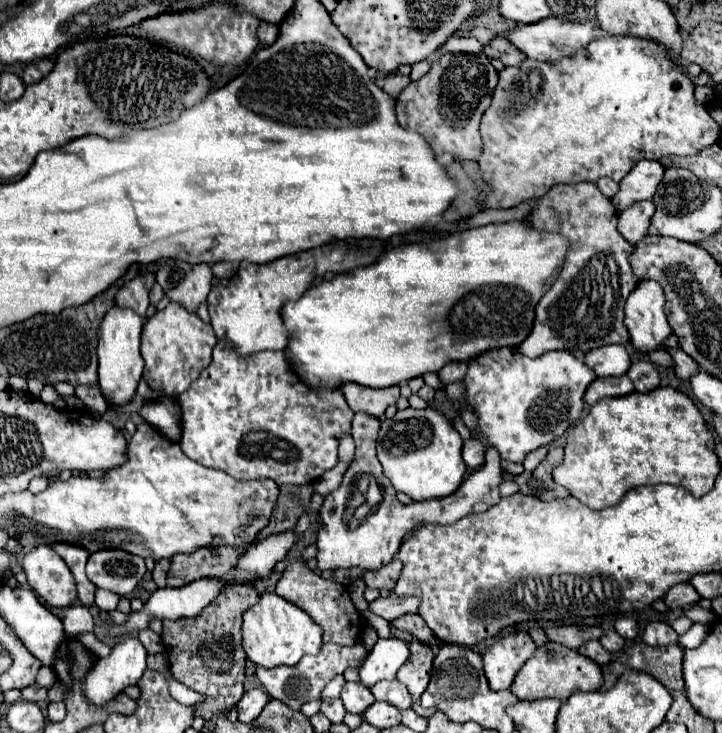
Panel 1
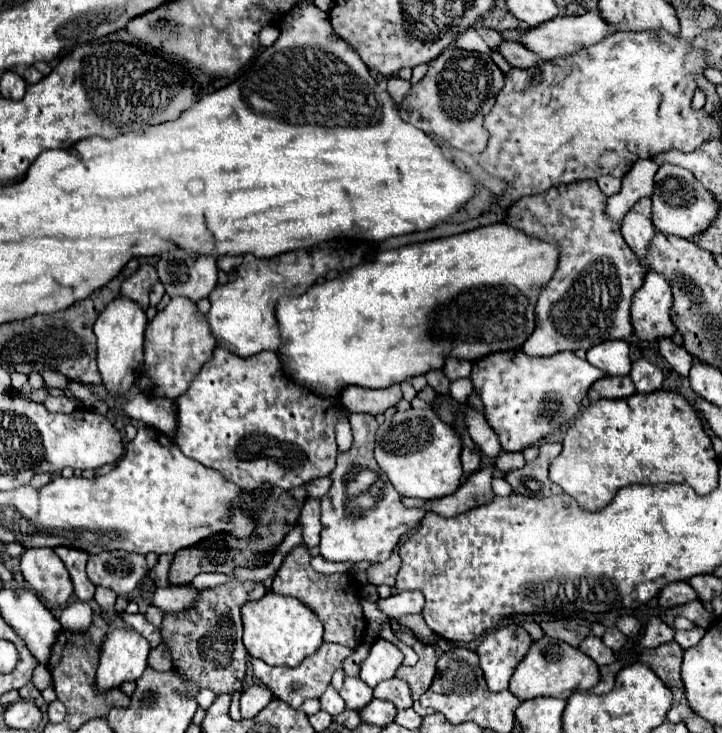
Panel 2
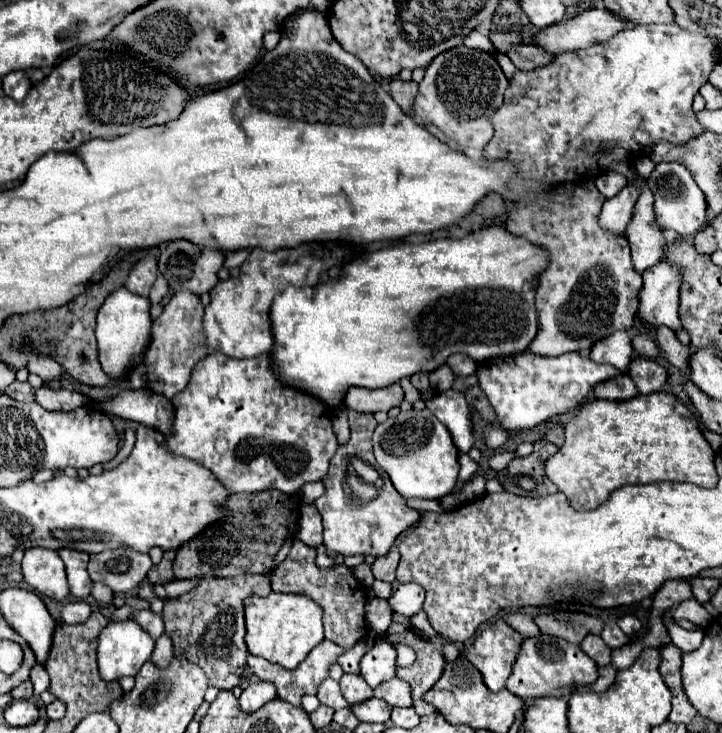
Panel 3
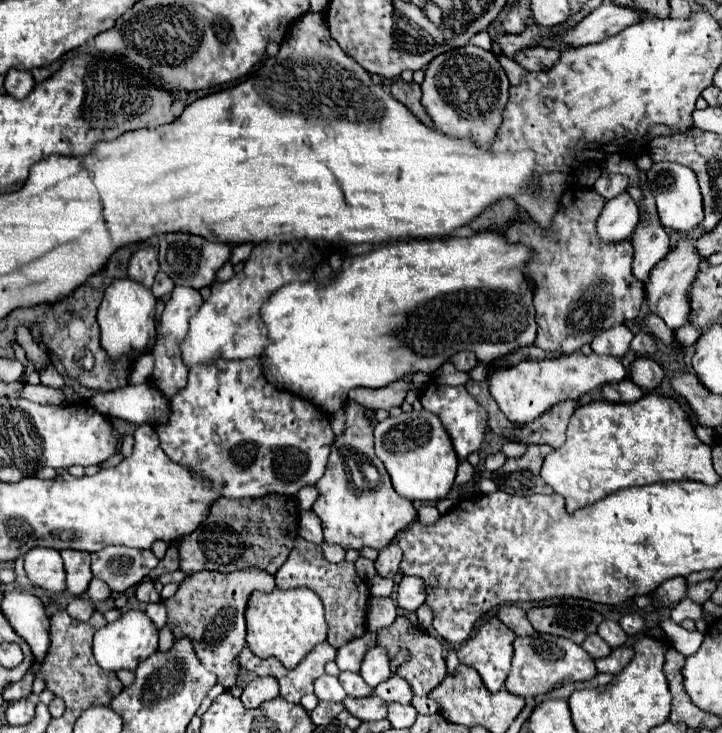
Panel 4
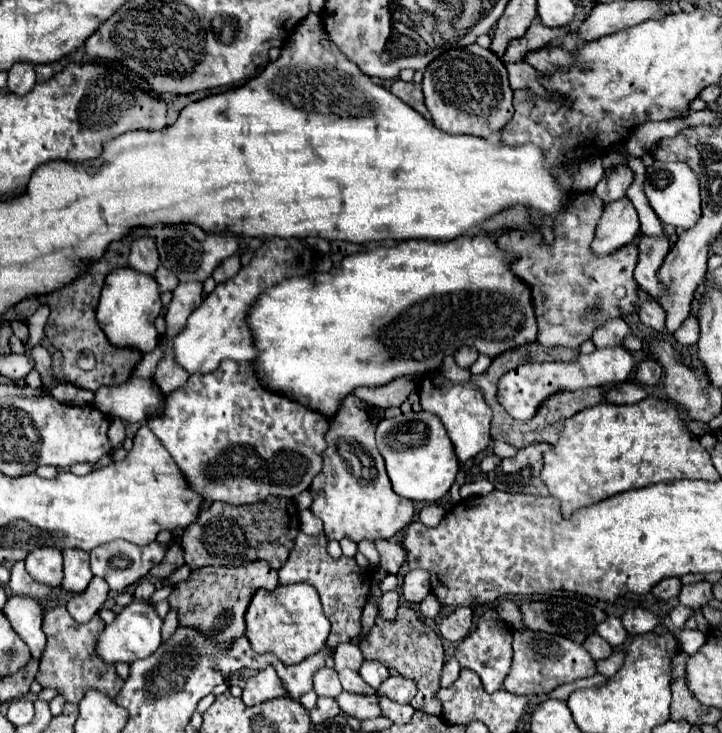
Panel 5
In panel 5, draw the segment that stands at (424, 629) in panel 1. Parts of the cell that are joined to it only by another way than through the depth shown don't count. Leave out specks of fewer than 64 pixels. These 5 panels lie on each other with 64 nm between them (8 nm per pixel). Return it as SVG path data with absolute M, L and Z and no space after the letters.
M428 594L426 600L420 604L418 610L420 610L420 616L422 616L424 620L432 620L432 618L438 614L438 608L440 608L440 606L436 604L436 598Z

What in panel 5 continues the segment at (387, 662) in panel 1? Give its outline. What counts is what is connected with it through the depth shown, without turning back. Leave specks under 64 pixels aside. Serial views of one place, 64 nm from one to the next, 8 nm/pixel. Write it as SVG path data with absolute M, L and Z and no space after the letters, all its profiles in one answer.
M366 660L362 666L360 666L360 676L372 686L372 688L378 688L390 674L388 674L388 668L378 662L378 660Z

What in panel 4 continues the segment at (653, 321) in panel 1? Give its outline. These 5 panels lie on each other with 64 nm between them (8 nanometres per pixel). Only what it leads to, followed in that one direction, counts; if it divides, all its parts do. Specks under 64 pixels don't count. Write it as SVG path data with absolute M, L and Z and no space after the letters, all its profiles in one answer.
M684 238L676 246L676 250L672 250L664 260L660 260L660 264L656 264L652 268L652 272L648 274L648 282L644 286L648 308L650 308L650 312L656 312L666 322L666 326L672 330L676 330L688 322L688 312L690 312L688 288L690 288L692 280L696 278L698 264L700 264L700 254L696 252L696 240Z

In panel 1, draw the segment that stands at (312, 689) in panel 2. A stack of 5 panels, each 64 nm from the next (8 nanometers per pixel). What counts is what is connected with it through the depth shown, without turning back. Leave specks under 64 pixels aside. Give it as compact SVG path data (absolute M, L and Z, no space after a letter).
M324 644L320 654L316 656L304 656L296 666L278 666L278 668L258 668L256 676L264 684L264 690L270 694L270 698L284 702L292 710L300 710L306 702L306 690L308 700L320 698L324 686L338 674L342 674L346 668L360 668L366 660L368 650L362 644L354 646L338 646L338 644Z

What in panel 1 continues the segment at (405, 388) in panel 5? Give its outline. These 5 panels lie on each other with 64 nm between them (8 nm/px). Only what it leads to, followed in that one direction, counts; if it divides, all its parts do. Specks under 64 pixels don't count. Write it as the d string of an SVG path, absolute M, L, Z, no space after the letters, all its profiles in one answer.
M346 382L340 386L340 390L346 396L348 406L354 412L368 412L372 416L382 416L384 410L390 404L396 404L398 396L400 396L400 388L392 386L392 388L364 388L360 384L352 384Z

